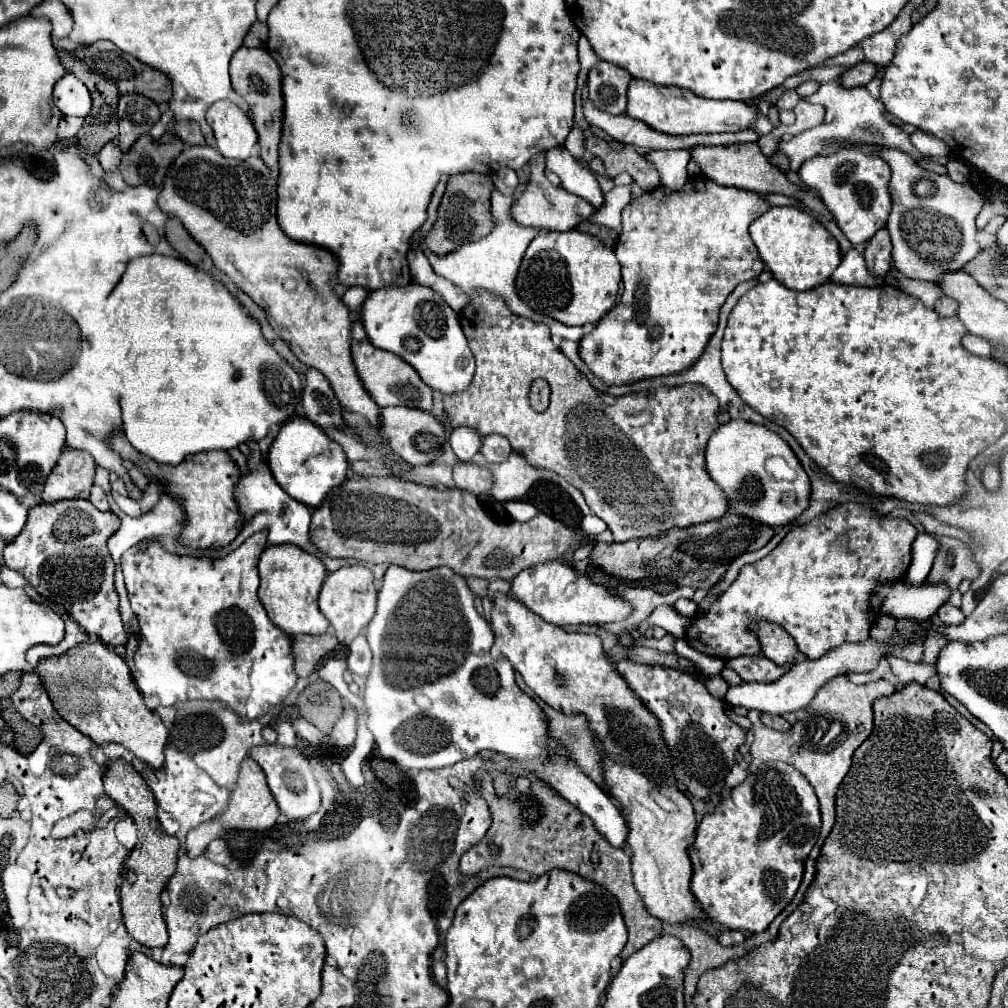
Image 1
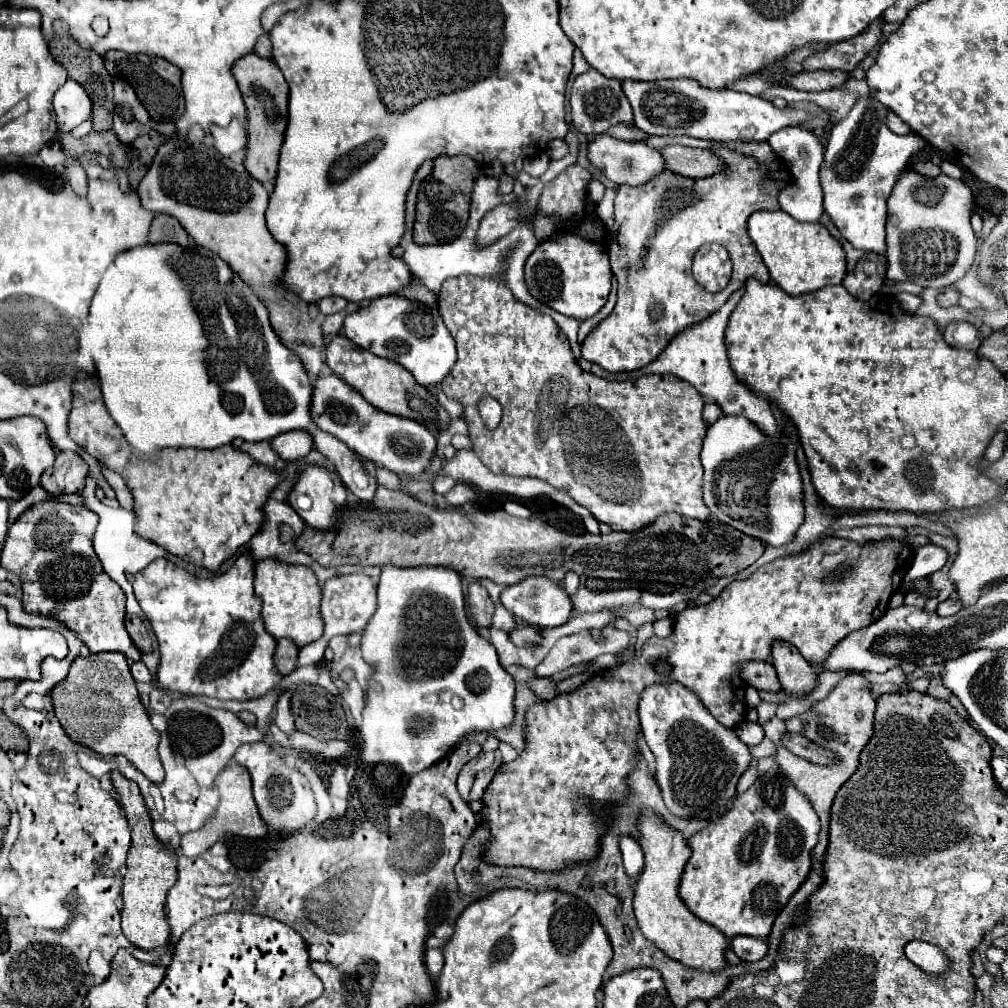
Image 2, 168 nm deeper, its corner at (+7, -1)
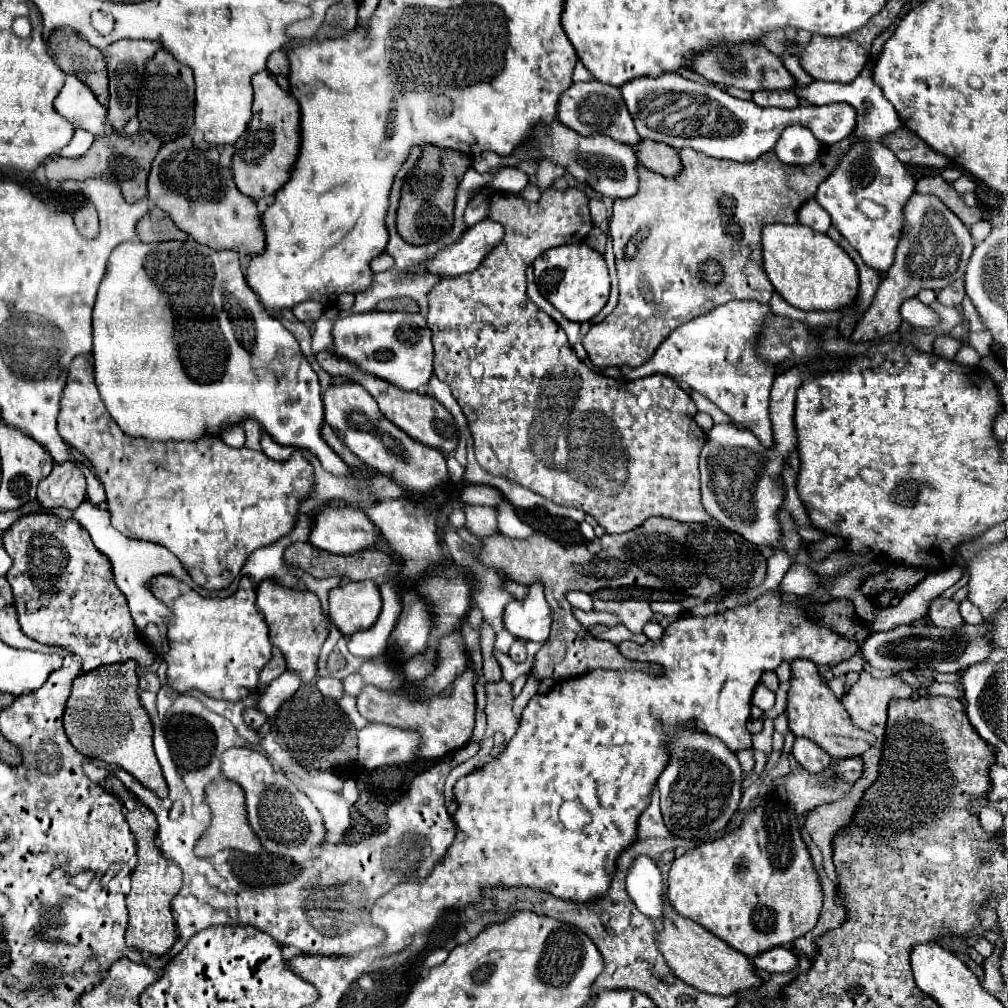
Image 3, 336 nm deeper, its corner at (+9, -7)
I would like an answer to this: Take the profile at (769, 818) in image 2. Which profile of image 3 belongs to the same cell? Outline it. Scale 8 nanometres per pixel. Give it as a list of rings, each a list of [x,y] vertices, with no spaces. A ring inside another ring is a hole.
[[[780,786],[762,796],[754,812],[744,818],[736,832],[706,842],[694,848],[694,852],[676,858],[668,872],[668,900],[676,914],[700,924],[748,958],[756,958],[782,944],[792,944],[796,938],[810,932],[816,926],[822,908],[822,888],[810,852],[800,836],[796,814],[788,806],[784,788]]]

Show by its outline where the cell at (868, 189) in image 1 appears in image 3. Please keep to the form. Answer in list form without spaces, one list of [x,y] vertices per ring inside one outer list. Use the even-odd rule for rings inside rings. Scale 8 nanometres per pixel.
[[[866,66],[854,82],[840,84],[816,80],[808,88],[798,90],[798,96],[812,105],[846,102],[858,110],[858,126],[852,134],[858,142],[850,148],[850,152],[846,152],[838,168],[822,182],[822,186],[818,186],[816,202],[830,214],[832,226],[860,252],[864,264],[878,272],[886,272],[894,262],[896,246],[902,236],[904,206],[916,186],[914,176],[902,162],[898,162],[898,158],[894,158],[894,152],[880,142],[884,134],[902,126],[898,112],[884,98],[882,88],[874,84],[872,66]]]

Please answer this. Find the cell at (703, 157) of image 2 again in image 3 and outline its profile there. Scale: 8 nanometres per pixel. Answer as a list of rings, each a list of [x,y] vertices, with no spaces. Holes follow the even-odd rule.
[[[640,140],[640,144],[636,146],[636,158],[642,166],[662,176],[676,176],[682,170],[678,152],[662,142]]]

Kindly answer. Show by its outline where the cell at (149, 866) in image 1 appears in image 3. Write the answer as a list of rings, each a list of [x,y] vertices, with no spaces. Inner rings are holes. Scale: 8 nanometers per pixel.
[[[108,776],[104,780],[104,788],[122,800],[122,804],[126,808],[126,820],[130,824],[130,830],[132,830],[136,842],[138,842],[138,864],[132,872],[132,890],[126,896],[128,912],[130,912],[126,944],[130,948],[138,948],[138,950],[146,950],[154,956],[162,956],[178,940],[170,902],[180,892],[182,870],[174,862],[166,860],[162,856],[162,852],[156,848],[156,832],[158,832],[156,816],[116,776]]]

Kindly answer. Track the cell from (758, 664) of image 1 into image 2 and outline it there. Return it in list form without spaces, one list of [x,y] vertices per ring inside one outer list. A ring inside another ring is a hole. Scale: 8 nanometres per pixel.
[[[748,662],[740,664],[740,674],[744,676],[744,682],[748,686],[754,686],[756,690],[768,690],[776,692],[780,690],[780,682],[776,678],[776,670],[770,662]]]

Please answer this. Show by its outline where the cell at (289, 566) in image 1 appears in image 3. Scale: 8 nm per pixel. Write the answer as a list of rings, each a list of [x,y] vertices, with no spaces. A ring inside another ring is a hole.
[[[264,580],[258,586],[258,600],[256,600],[258,610],[270,628],[270,644],[280,648],[286,660],[286,668],[290,672],[296,672],[302,678],[302,682],[312,682],[316,678],[320,648],[330,632],[330,622],[322,614],[320,602],[314,596],[316,594],[310,592],[288,590],[276,584],[274,580]]]

